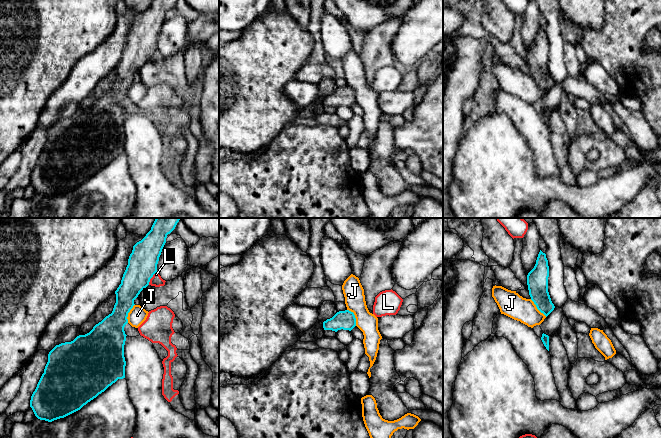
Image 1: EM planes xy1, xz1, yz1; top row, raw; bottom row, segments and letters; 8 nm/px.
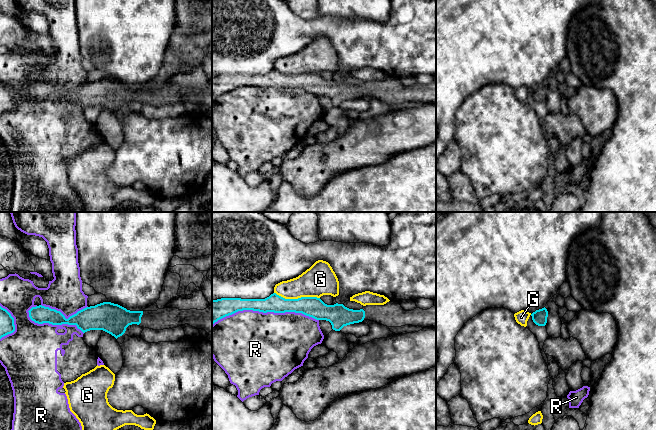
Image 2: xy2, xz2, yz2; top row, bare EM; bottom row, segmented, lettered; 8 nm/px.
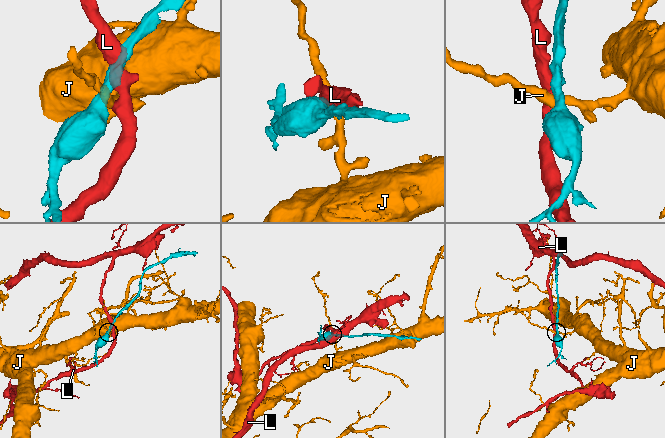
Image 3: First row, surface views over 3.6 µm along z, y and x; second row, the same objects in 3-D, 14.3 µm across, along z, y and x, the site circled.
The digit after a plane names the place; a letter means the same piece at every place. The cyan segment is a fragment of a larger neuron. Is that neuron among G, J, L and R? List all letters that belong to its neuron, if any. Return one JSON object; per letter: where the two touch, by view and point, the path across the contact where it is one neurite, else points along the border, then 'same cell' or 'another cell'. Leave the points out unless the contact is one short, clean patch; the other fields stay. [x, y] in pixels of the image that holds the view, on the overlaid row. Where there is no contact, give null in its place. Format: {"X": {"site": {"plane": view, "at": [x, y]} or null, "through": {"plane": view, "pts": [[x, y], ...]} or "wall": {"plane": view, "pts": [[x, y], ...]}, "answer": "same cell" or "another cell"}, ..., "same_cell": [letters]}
{"G": {"site": {"plane": "xz2", "at": [298, 298]}, "wall": {"plane": "xz2", "pts": [[274, 292], [285, 298], [319, 298]]}, "answer": "another cell"}, "J": {"site": {"plane": "xz1", "at": [354, 316]}, "wall": {"plane": "xz1", "pts": [[347, 309], [353, 313], [356, 325]]}, "answer": "another cell"}, "L": {"site": {"plane": "xy1", "at": [151, 277]}, "wall": {"plane": "xy1", "pts": [[156, 272], [148, 284]]}, "answer": "another cell"}, "R": {"site": {"plane": "xz2", "at": [265, 312]}, "answer": "another cell"}, "same_cell": []}

